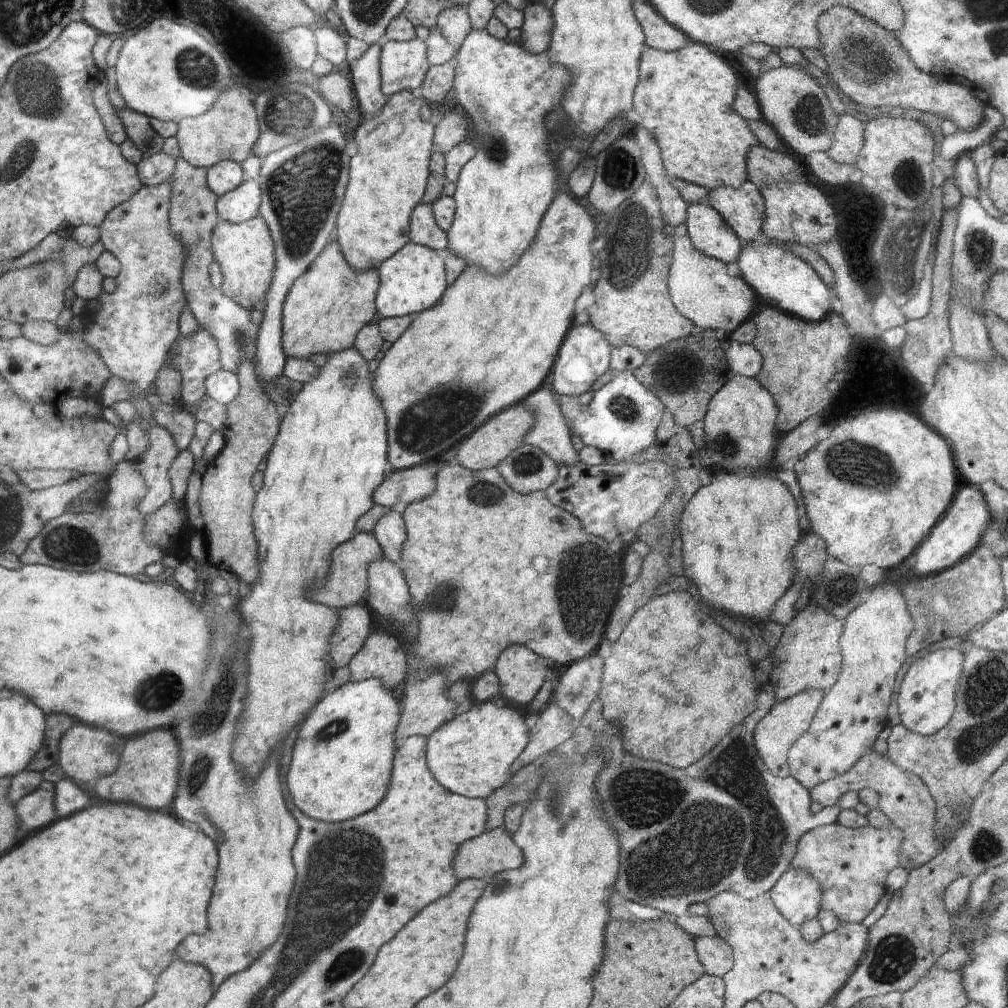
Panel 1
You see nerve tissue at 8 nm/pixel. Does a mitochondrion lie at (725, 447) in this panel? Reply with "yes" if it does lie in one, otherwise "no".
yes

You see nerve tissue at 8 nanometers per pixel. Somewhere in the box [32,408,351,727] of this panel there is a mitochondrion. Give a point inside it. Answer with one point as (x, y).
(66, 543)

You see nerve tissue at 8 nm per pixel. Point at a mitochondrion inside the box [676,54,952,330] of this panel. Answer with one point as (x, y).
(898, 272)

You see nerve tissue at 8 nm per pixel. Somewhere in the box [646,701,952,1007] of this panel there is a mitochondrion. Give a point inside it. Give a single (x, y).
(893, 958)

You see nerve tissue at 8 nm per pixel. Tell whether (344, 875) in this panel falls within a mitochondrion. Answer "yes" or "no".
yes

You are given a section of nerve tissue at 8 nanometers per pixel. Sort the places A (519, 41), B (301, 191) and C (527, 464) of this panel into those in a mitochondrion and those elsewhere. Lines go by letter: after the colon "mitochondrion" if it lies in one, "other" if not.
A: other
B: mitochondrion
C: mitochondrion

